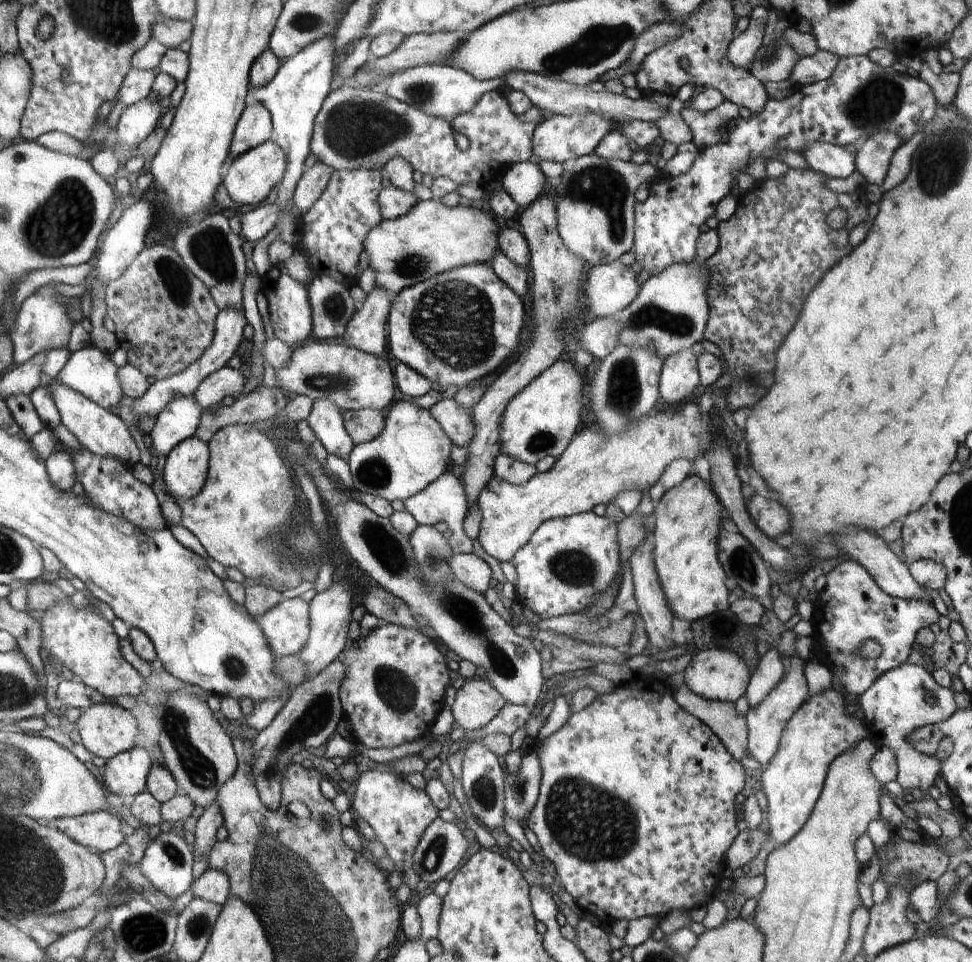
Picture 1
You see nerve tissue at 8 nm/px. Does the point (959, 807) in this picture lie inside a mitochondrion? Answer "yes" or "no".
no

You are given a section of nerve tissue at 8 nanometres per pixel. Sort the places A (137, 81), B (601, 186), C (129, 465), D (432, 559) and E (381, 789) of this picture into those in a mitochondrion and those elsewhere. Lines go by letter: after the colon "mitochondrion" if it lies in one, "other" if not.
A: other
B: mitochondrion
C: other
D: mitochondrion
E: other

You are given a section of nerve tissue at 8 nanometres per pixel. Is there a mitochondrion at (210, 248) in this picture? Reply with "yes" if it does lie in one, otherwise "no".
yes

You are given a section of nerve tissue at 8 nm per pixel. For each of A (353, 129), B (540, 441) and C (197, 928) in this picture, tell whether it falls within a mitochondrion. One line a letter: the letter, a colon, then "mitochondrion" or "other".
A: mitochondrion
B: mitochondrion
C: mitochondrion

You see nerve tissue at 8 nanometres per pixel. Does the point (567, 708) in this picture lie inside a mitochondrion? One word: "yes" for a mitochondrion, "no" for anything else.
no

